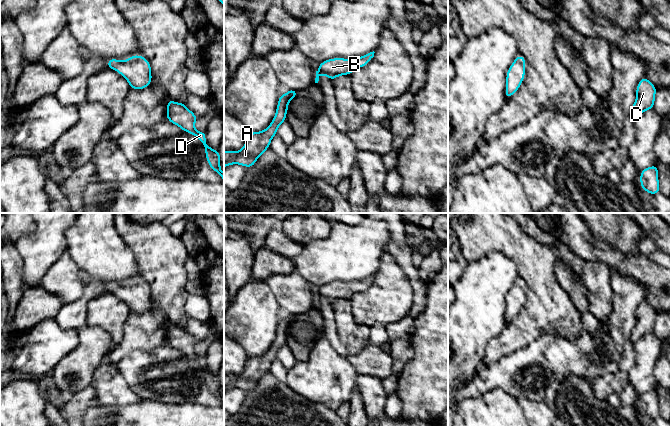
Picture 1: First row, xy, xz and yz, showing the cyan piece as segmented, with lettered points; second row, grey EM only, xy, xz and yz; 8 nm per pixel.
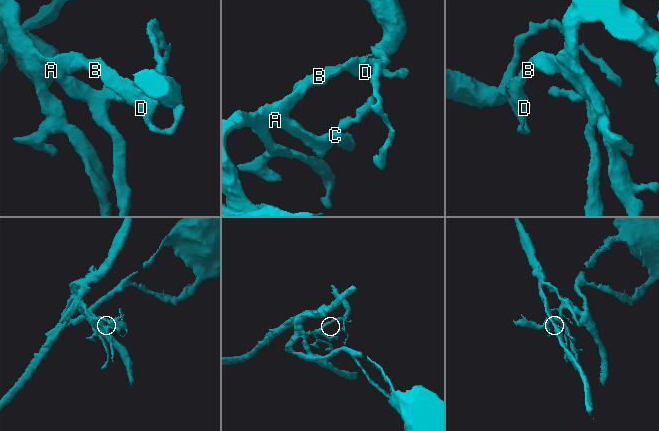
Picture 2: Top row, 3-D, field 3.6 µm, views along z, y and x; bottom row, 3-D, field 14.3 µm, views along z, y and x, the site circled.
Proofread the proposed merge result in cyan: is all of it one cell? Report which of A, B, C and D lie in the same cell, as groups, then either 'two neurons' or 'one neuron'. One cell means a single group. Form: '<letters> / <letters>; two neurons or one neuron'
A B C D; one neuron

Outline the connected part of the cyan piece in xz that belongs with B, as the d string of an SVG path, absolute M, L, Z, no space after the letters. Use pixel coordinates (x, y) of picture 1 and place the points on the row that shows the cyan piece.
M373 51L358 58L332 58L321 62L316 71L315 83L318 83L320 75L326 75L331 81L341 75L351 75L355 69L366 66L374 53Z

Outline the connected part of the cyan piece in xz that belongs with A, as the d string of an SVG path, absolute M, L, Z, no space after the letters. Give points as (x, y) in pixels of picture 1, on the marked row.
M289 89L279 96L276 113L270 125L259 132L249 132L243 148L239 151L224 151L224 168L238 164L246 168L255 165L256 160L270 147L272 138L277 134L278 127L286 121L289 102L299 95L294 89Z

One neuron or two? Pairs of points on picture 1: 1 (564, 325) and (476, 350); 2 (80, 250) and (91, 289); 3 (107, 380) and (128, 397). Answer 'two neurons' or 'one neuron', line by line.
1: two neurons
2: one neuron
3: one neuron

